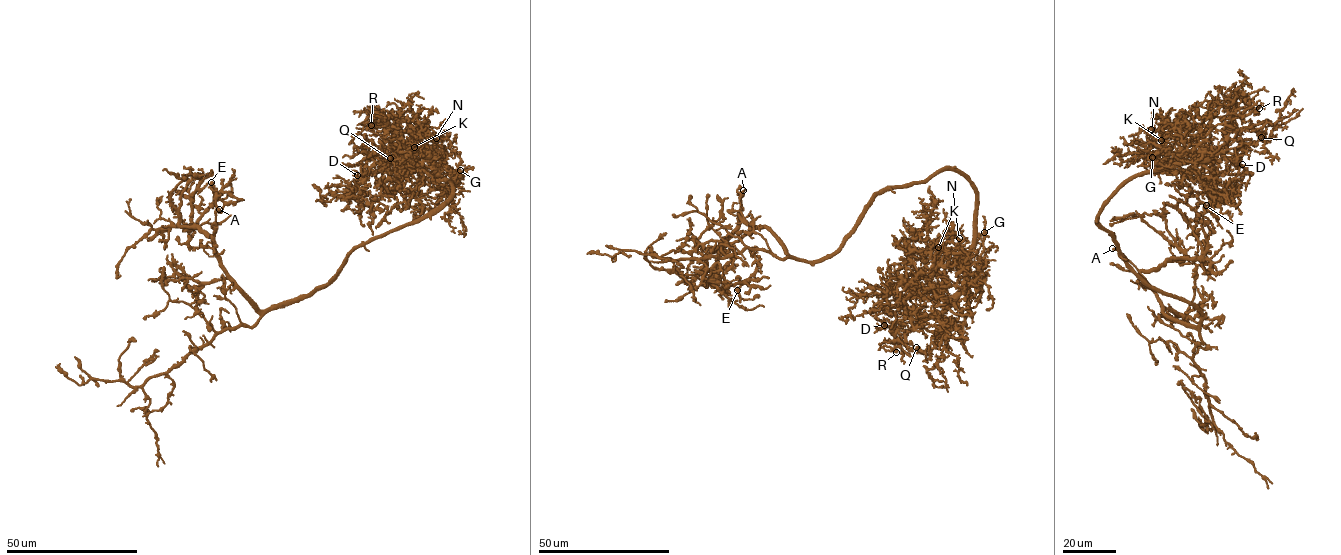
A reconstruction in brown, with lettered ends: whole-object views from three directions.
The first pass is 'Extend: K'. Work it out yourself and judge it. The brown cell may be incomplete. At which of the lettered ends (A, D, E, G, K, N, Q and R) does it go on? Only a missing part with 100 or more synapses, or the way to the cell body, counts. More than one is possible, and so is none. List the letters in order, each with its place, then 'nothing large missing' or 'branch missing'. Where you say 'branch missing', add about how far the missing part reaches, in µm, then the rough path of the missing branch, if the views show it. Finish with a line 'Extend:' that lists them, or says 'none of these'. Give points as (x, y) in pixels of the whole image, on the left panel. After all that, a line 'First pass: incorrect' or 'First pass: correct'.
A: place (219, 209); nothing large missing
D: place (357, 175); nothing large missing
E: place (211, 182); nothing large missing
G: place (460, 170); branch missing; missing 60 µm; course (460, 170), (488, 165), (493, 160), (508, 135), (514, 114), (514, 107), (505, 102)
K: place (414, 147); nothing large missing
N: place (436, 138); nothing large missing
Q: place (390, 158); nothing large missing
R: place (371, 125); nothing large missing
Extend: G
First pass: incorrect

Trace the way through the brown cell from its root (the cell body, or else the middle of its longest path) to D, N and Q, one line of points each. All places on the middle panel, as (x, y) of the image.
D: (872, 198), (946, 169), (964, 175), (976, 194), (964, 283), (950, 297), (909, 297), (910, 314), (884, 325)
N: (872, 198), (946, 169), (957, 170), (976, 194), (975, 237), (967, 273), (943, 250), (949, 239), (959, 238)
Q: (872, 198), (946, 169), (976, 194), (975, 241), (964, 282), (942, 315), (945, 335), (932, 348), (916, 347)

